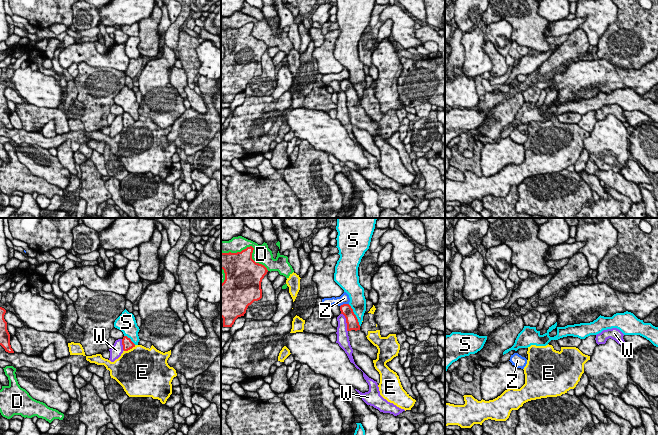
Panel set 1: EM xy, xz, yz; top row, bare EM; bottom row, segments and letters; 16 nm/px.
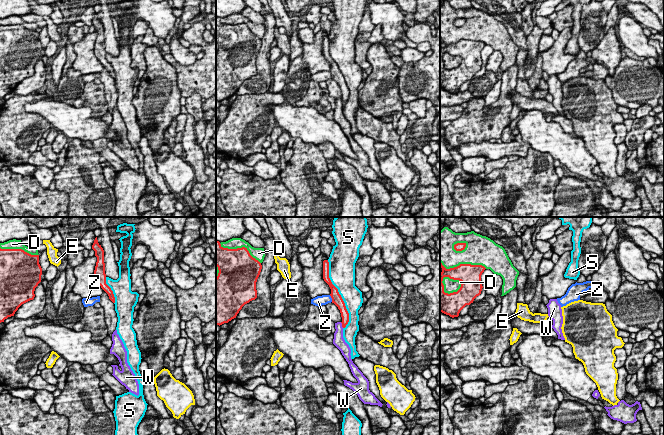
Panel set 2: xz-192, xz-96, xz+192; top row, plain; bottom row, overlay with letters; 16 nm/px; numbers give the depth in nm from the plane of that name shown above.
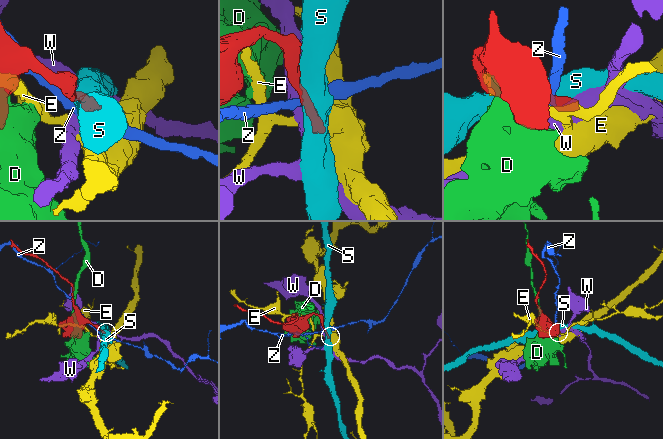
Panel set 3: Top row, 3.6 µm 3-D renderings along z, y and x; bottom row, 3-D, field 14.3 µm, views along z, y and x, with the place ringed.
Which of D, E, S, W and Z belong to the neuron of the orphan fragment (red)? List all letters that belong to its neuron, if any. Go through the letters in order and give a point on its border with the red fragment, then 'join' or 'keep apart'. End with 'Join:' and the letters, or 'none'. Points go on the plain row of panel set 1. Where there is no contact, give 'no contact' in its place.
D: xz (250, 22) | keep apart
E: xy (129, 125) | keep apart
S: xz (355, 91) | keep apart
W: xz (346, 98) | keep apart
Z: xz (344, 80) | keep apart
Join: none

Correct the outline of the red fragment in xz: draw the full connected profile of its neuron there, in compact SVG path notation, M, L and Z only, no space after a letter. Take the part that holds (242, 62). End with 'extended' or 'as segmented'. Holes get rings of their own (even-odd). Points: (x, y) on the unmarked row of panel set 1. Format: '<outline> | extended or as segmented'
M250 22L237 29L221 28L221 45L225 49L221 60L223 103L232 103L249 81L262 74L261 58L268 46L252 35L253 26Z | as segmented

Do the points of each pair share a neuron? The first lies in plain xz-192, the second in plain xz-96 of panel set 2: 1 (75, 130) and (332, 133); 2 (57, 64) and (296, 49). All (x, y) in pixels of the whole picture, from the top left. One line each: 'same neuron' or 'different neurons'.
1: same neuron
2: different neurons

